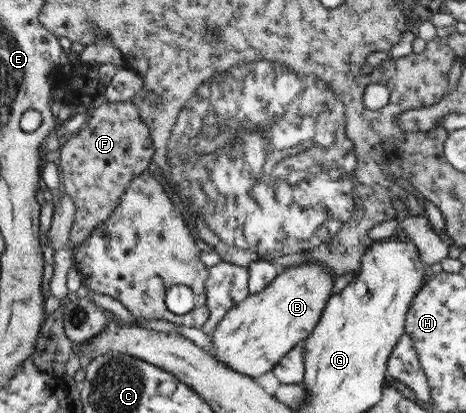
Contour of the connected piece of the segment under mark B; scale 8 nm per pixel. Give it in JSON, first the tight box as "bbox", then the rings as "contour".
{"bbox":[209,264,332,379],"contour":[[[299,264],[296,267],[280,270],[278,278],[273,280],[269,287],[259,293],[250,294],[216,325],[215,330],[211,332],[213,350],[209,354],[215,360],[227,364],[229,368],[254,379],[271,371],[293,348],[305,342],[313,330],[316,330],[315,327],[326,308],[325,302],[329,300],[331,276],[332,273],[321,264]]]}

